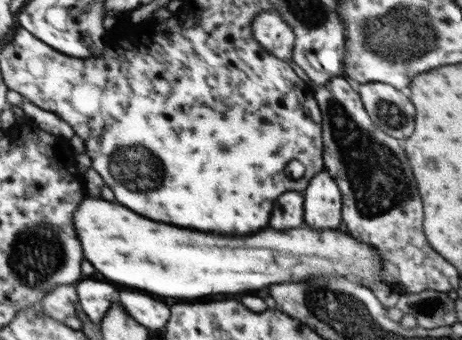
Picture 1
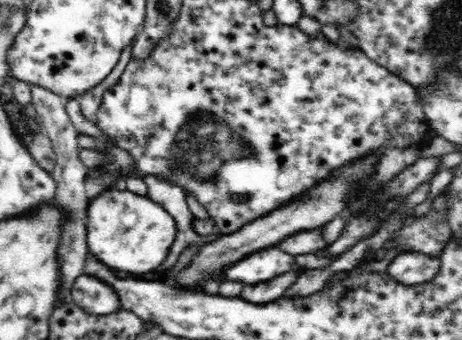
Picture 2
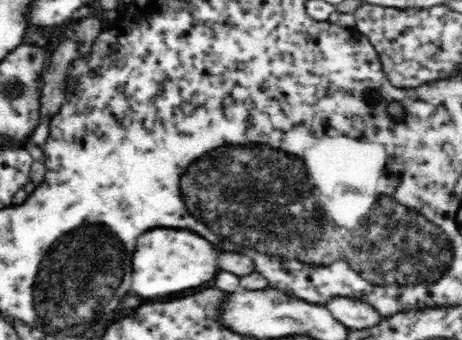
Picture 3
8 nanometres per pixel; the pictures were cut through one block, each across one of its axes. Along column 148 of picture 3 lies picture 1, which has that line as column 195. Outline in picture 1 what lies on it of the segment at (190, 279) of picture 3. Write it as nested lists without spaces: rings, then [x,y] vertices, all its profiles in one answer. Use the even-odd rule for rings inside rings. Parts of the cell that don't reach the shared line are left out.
[[[87,196],[85,202],[79,204],[77,212],[75,212],[75,232],[81,234],[81,246],[85,246],[85,260],[107,280],[111,282],[117,282],[117,284],[123,284],[123,286],[133,286],[137,290],[145,290],[145,292],[151,292],[151,294],[157,294],[157,296],[171,296],[171,298],[197,298],[197,296],[207,296],[207,294],[233,294],[233,292],[243,292],[243,290],[261,290],[261,288],[267,288],[271,284],[281,284],[281,282],[307,282],[311,280],[313,276],[327,276],[327,278],[345,278],[345,280],[351,280],[355,278],[355,284],[359,286],[369,286],[369,284],[383,284],[381,280],[381,254],[371,246],[371,244],[365,244],[357,238],[353,238],[349,232],[339,232],[339,230],[307,230],[307,226],[299,226],[297,230],[265,230],[265,234],[253,234],[249,238],[225,238],[225,236],[217,236],[217,234],[203,234],[203,232],[189,232],[189,230],[183,230],[183,228],[173,228],[173,226],[167,226],[167,224],[161,224],[161,222],[153,222],[149,218],[141,218],[137,214],[133,214],[131,210],[127,210],[125,206],[119,206],[119,204],[111,204],[103,198],[93,198],[93,196]]]

